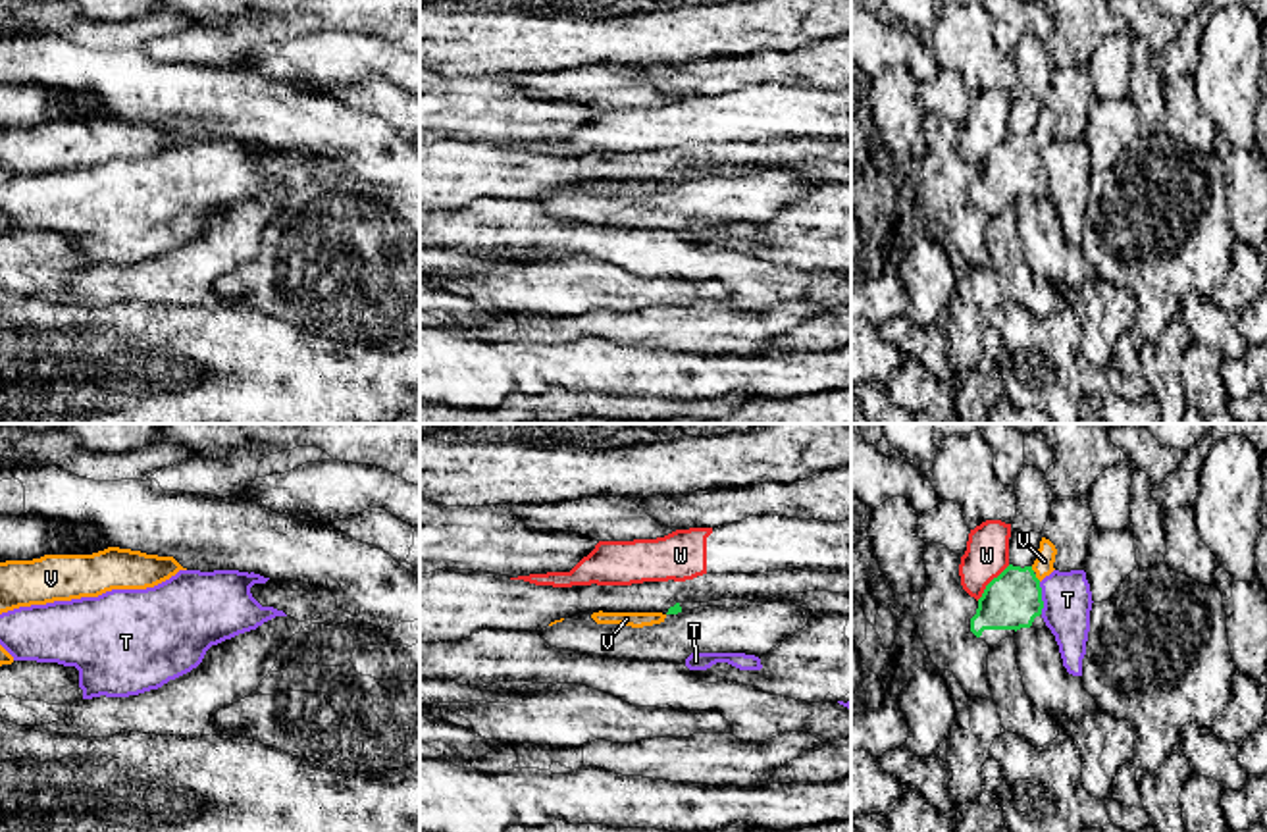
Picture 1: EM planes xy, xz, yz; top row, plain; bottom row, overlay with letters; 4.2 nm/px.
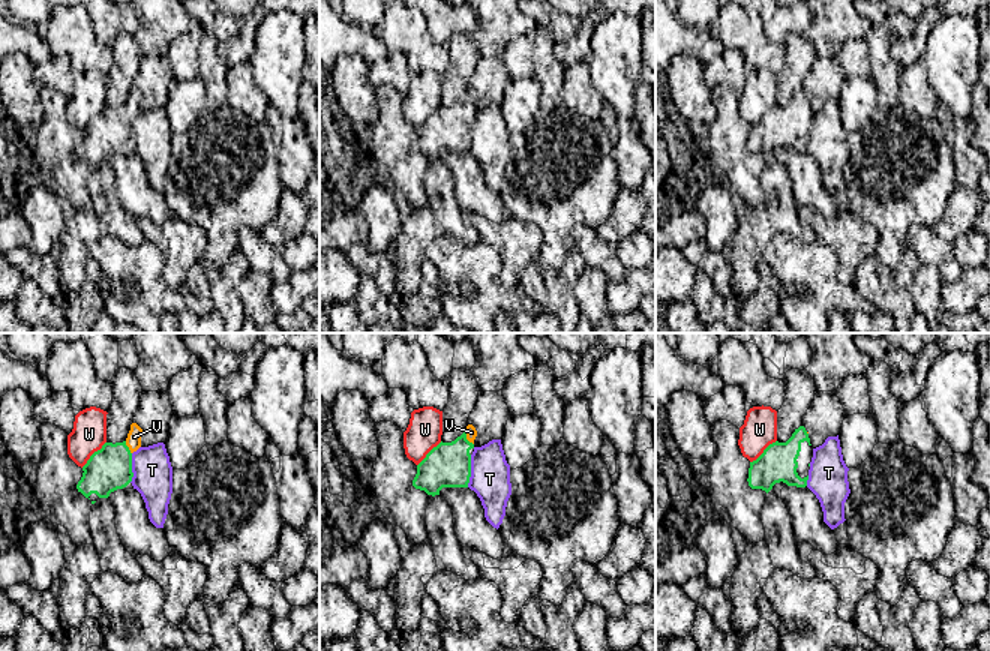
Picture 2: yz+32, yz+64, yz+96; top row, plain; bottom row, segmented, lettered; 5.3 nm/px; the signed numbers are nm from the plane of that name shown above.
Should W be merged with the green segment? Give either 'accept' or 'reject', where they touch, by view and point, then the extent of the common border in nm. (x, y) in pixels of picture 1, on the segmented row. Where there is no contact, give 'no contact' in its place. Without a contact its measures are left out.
reject; meets green in yz at (990, 582); contact 200 nm long

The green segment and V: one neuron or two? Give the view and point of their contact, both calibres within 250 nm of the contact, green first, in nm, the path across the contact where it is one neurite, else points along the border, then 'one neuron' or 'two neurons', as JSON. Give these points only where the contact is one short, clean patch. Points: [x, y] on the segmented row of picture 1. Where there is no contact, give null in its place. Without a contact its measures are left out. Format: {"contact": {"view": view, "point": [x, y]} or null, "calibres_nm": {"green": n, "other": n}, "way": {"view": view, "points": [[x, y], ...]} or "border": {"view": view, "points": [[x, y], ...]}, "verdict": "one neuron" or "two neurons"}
{"contact": {"view": "yz", "point": [1036, 578]}, "calibres_nm": {"green": 240, "other": 80}, "way": {"view": "yz", "points": [[1013, 599], [1036, 578], [1044, 561]]}, "verdict": "one neuron"}

